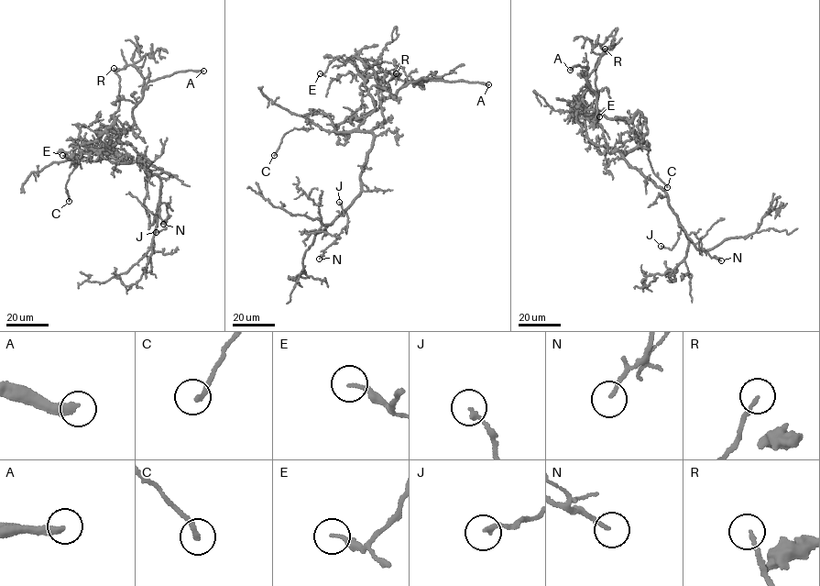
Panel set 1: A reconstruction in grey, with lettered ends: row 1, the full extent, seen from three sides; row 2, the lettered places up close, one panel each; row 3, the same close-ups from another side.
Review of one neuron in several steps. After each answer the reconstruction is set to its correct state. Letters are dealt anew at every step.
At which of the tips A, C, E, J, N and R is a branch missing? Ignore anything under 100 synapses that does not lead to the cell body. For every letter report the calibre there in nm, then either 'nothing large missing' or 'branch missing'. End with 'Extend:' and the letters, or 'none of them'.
A: calibre 360 nm; branch missing
C: calibre 190 nm; nothing large missing
E: calibre 140 nm; nothing large missing
J: calibre 170 nm; nothing large missing
N: calibre 140 nm; nothing large missing
R: calibre 140 nm; nothing large missing
Extend: A

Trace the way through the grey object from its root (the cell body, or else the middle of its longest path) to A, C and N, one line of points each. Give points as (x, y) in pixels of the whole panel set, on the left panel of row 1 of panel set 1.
A: (146, 166), (136, 160), (145, 156), (118, 138), (133, 125), (143, 88), (178, 71), (203, 71)
C: (146, 166), (138, 160), (80, 159), (66, 184), (69, 201)
N: (146, 166), (152, 176), (155, 174), (160, 178), (160, 201), (169, 206), (168, 204), (168, 217), (163, 224)

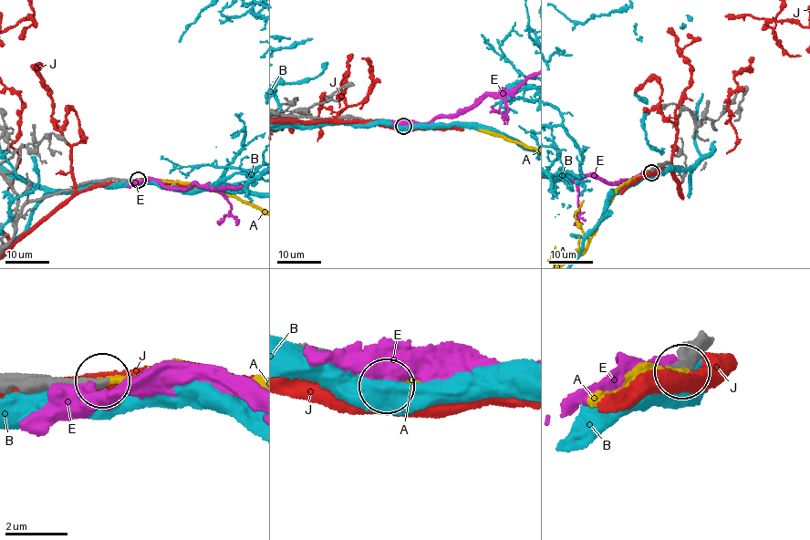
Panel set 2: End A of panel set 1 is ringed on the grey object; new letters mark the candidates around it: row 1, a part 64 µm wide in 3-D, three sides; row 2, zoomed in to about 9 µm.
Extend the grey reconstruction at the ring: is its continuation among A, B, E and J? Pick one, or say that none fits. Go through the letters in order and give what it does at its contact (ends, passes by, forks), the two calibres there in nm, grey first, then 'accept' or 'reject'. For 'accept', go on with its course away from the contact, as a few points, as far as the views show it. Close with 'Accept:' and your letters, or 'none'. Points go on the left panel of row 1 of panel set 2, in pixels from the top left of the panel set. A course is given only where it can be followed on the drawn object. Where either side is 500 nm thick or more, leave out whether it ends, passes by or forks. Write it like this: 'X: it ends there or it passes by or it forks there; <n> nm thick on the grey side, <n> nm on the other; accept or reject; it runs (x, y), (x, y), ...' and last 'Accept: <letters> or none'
A: it ends there; 420 nm thick on the grey side, 280 nm on the other; accept
B: 460 nm thick on the grey side, 600 nm on the other; reject
E: 550 nm thick on the grey side, 600 nm on the other; reject
J: 480 nm thick on the grey side, 550 nm on the other; reject
Accept: A

